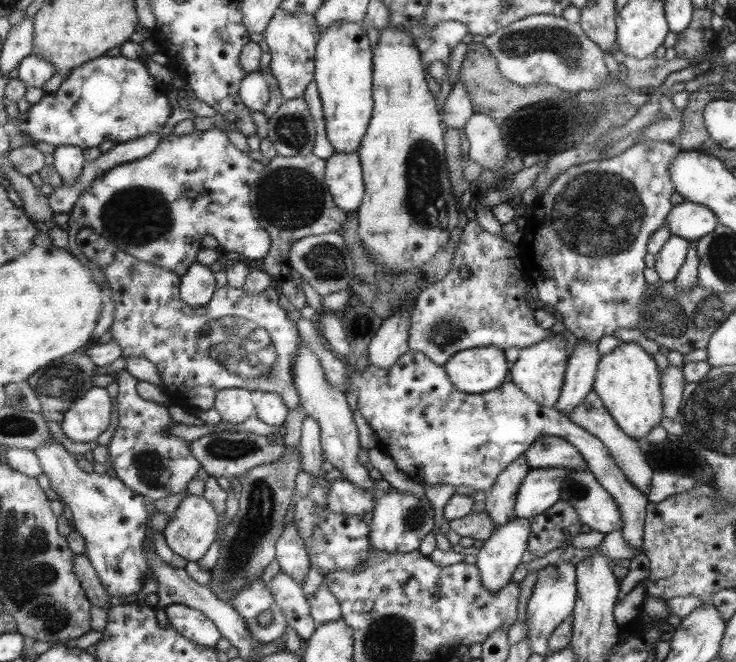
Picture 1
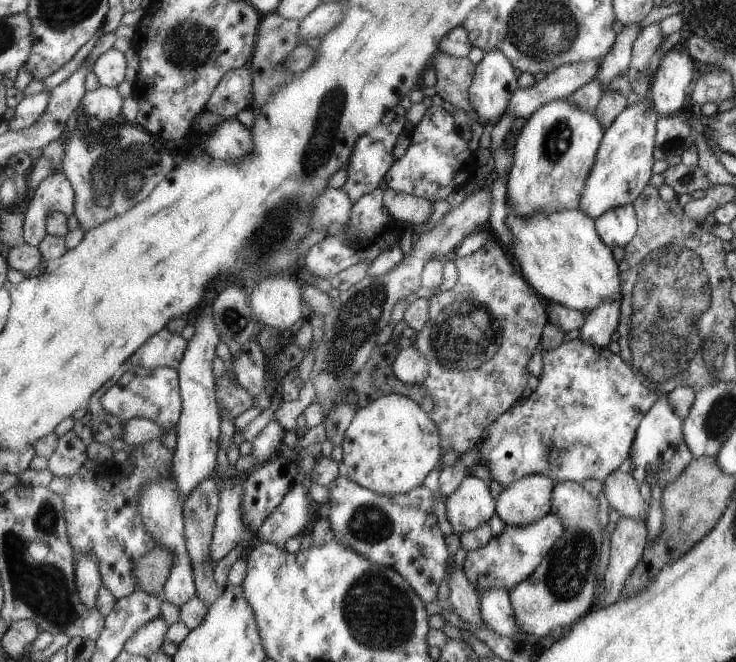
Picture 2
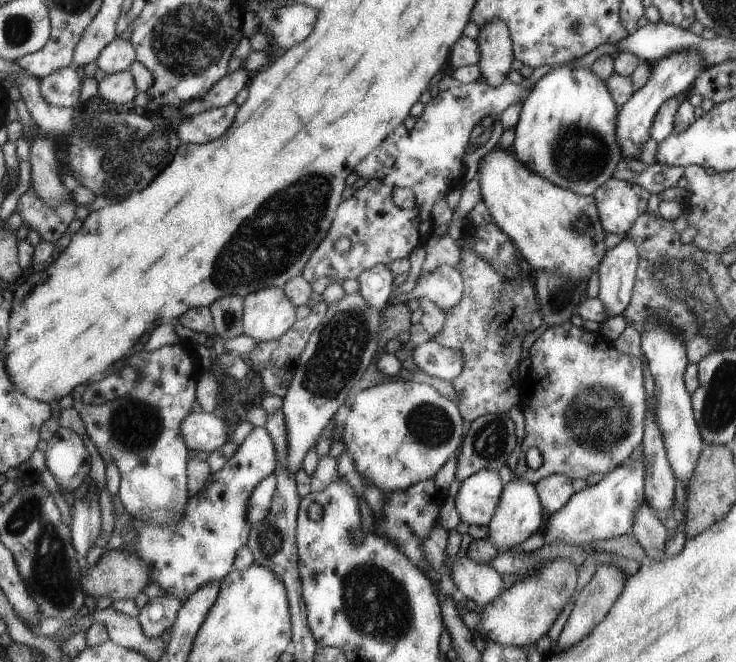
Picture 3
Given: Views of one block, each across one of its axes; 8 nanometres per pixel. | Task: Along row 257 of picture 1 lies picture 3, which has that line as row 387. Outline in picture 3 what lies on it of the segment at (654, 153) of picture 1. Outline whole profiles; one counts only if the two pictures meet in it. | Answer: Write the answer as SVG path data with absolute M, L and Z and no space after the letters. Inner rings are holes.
M568 320L542 329L541 334L537 333L529 348L529 359L532 366L522 380L523 402L519 404L526 422L526 434L515 477L536 485L545 477L557 473L572 479L586 479L590 474L601 472L606 475L620 467L643 443L646 388L640 358L618 352L599 332L588 332ZM532 447L538 448L542 455L543 464L538 470L530 469L525 462L526 452Z

